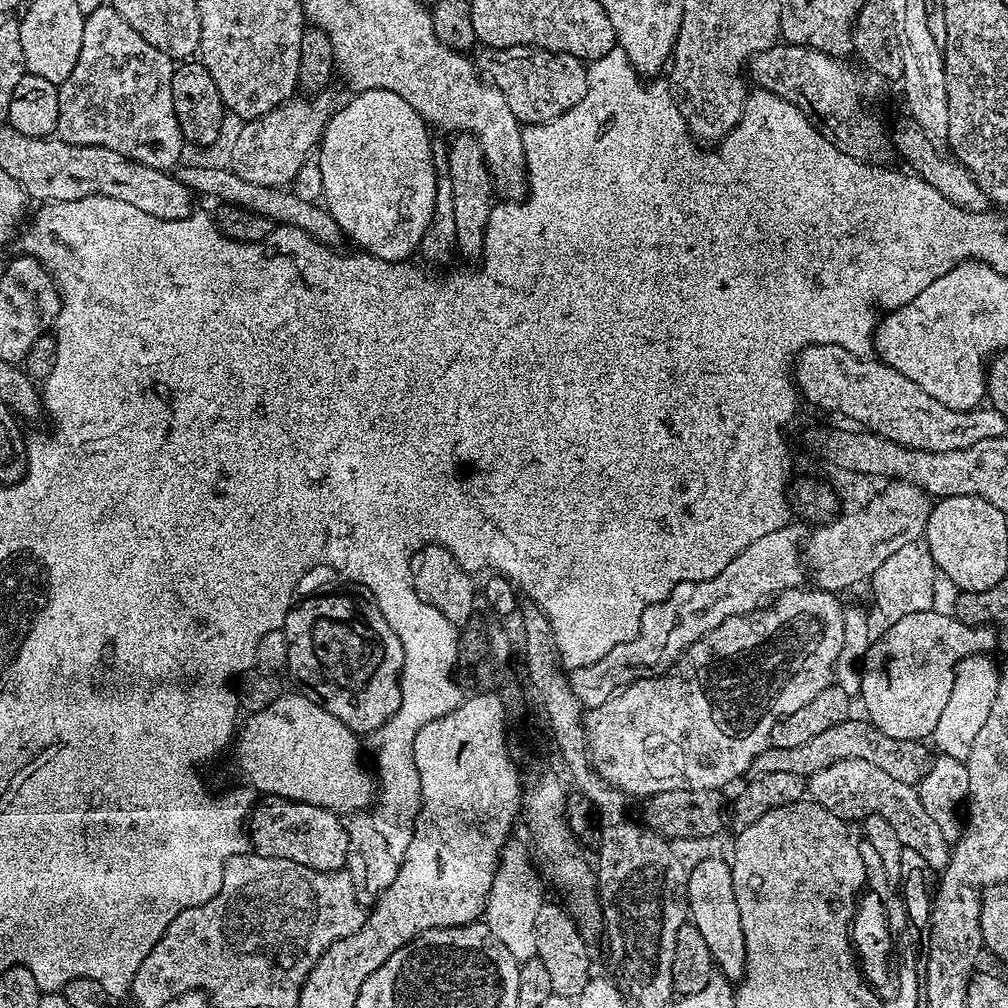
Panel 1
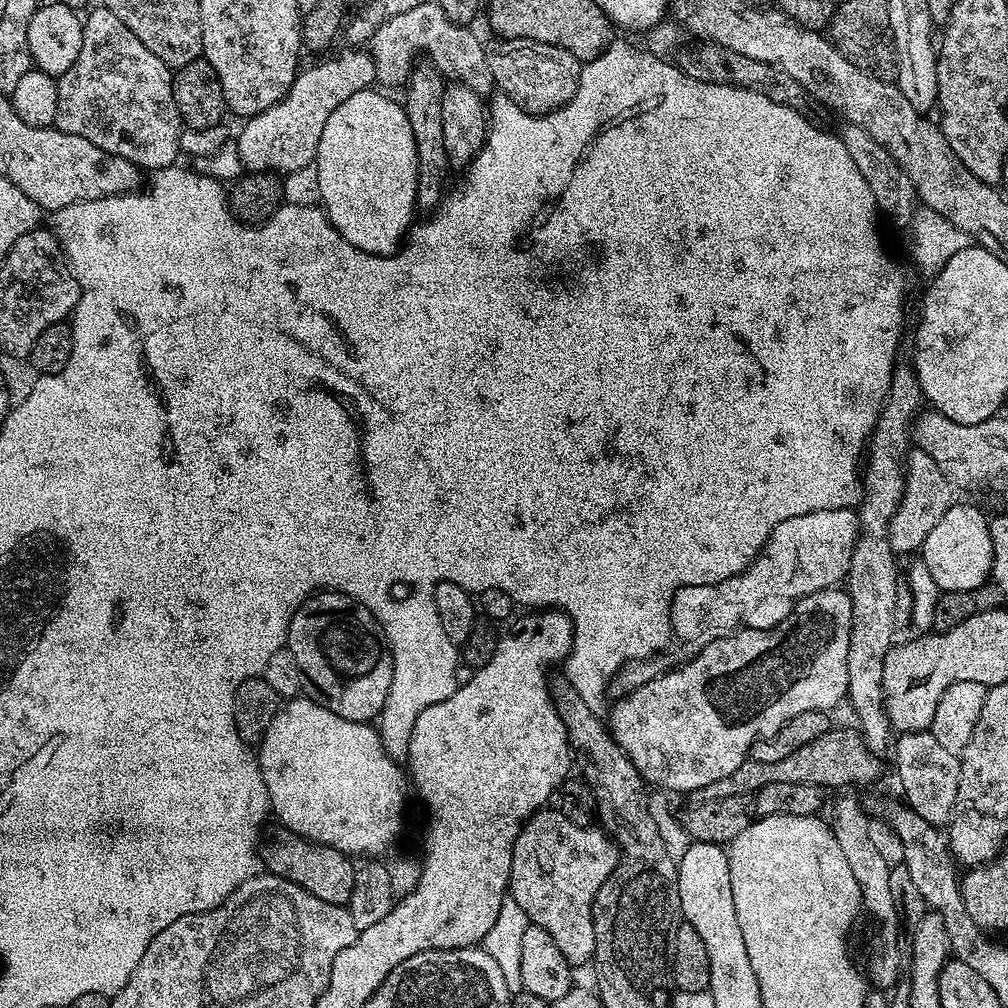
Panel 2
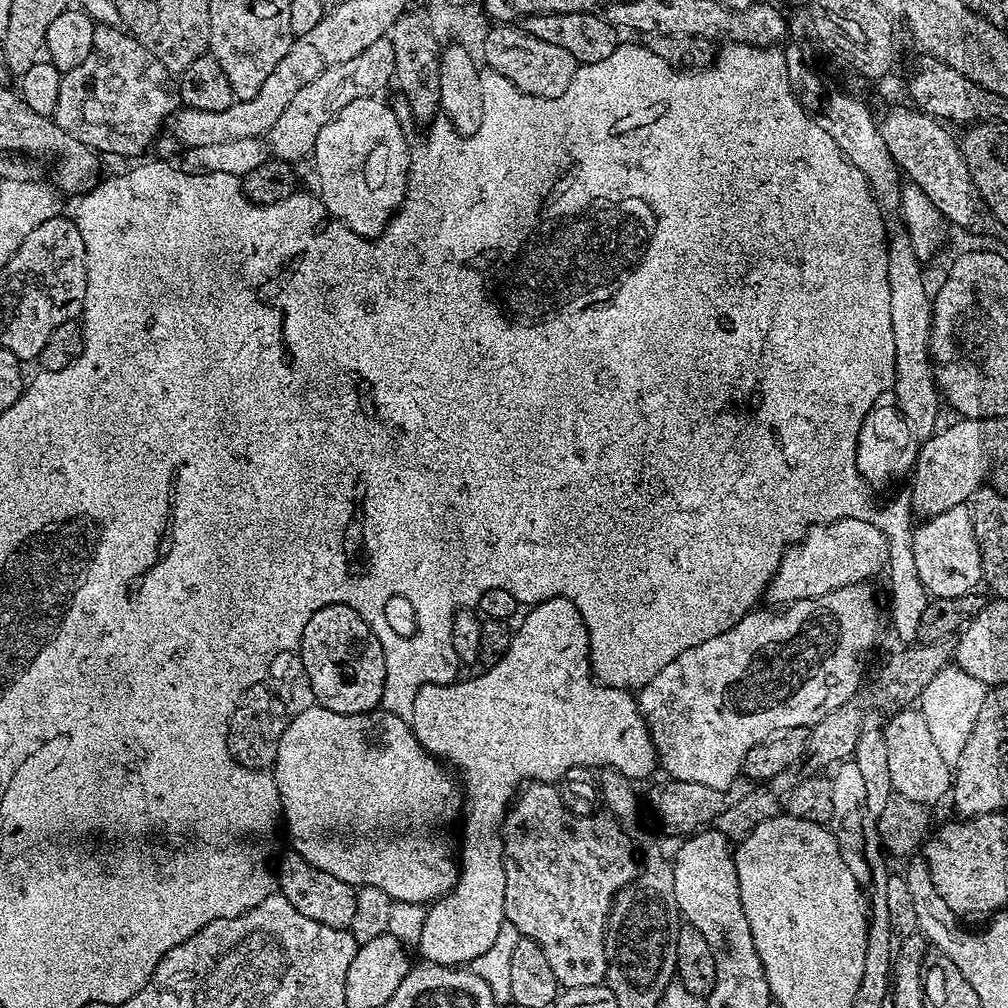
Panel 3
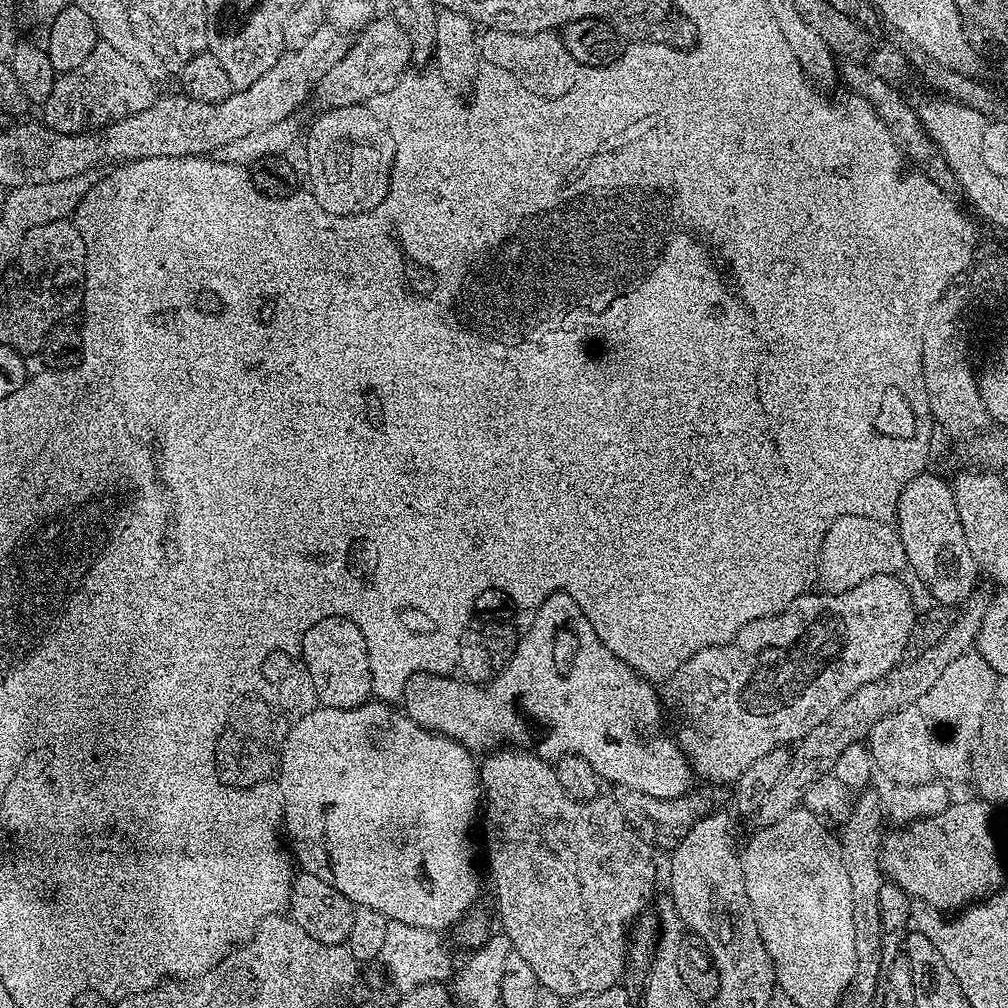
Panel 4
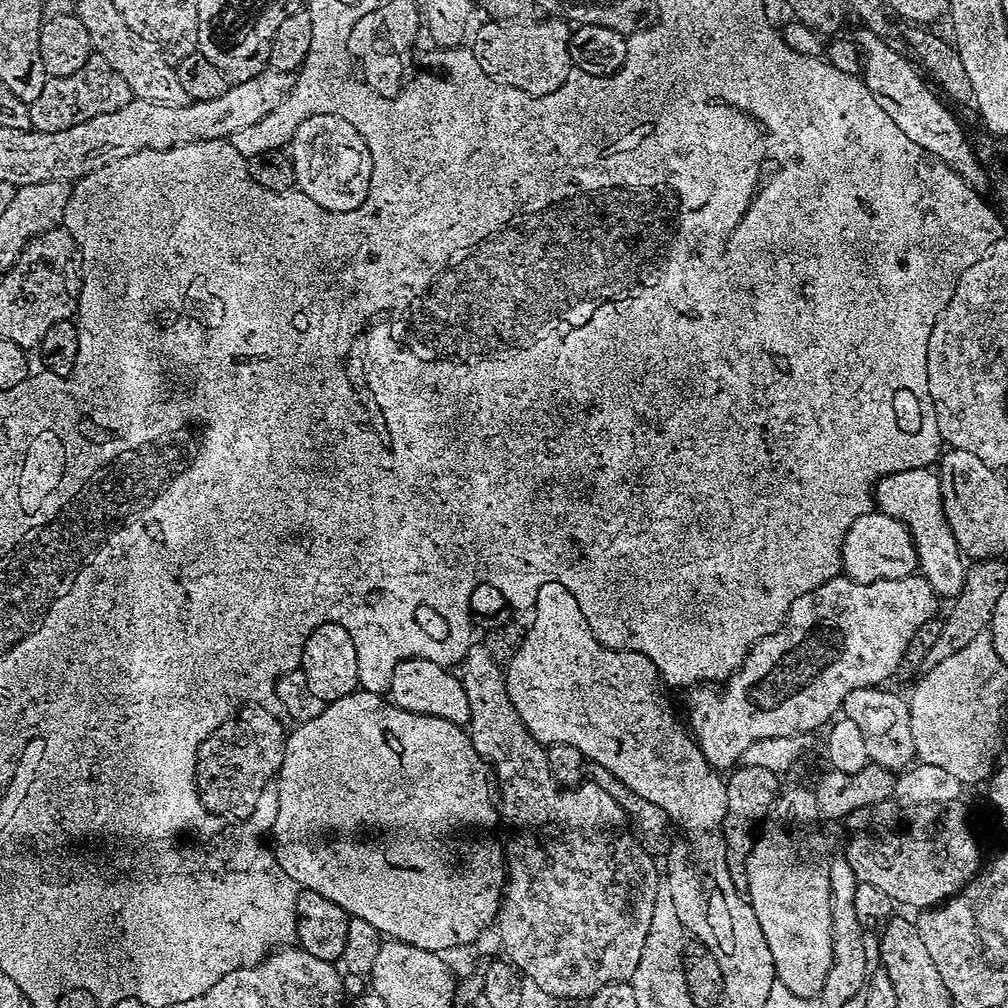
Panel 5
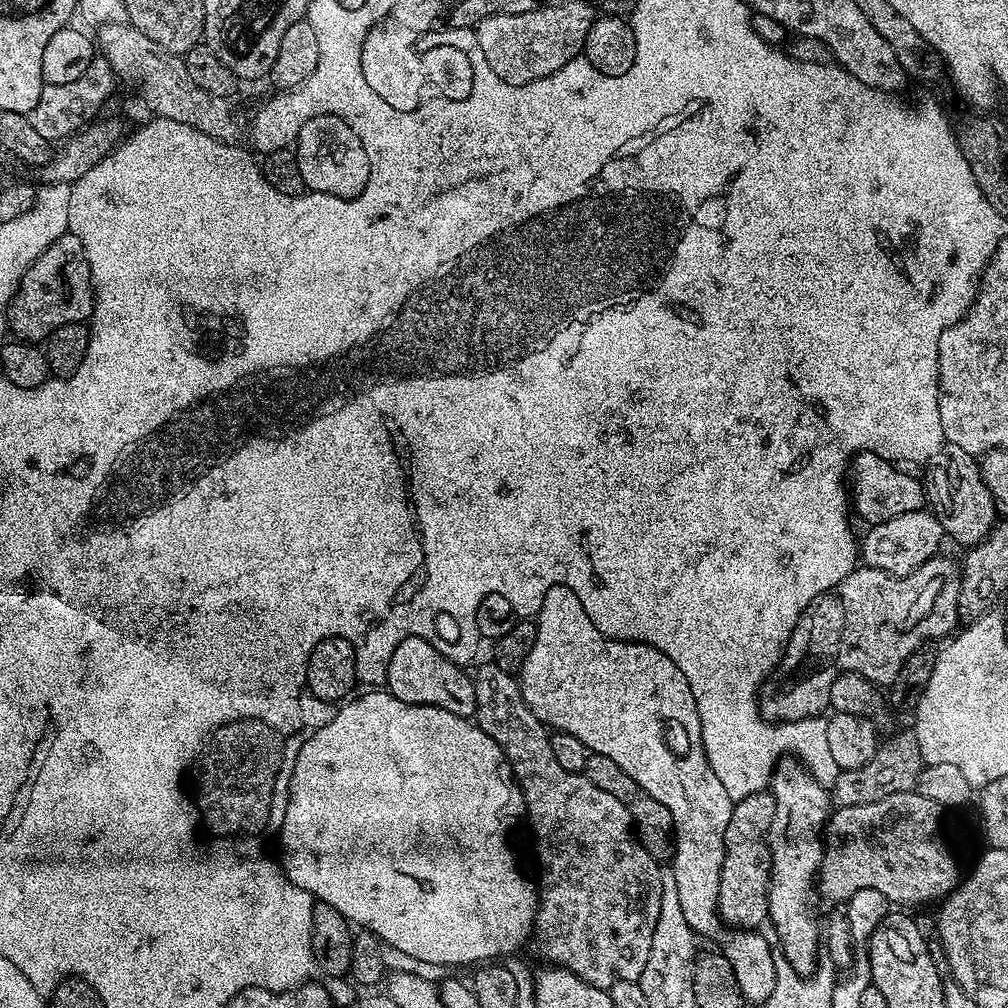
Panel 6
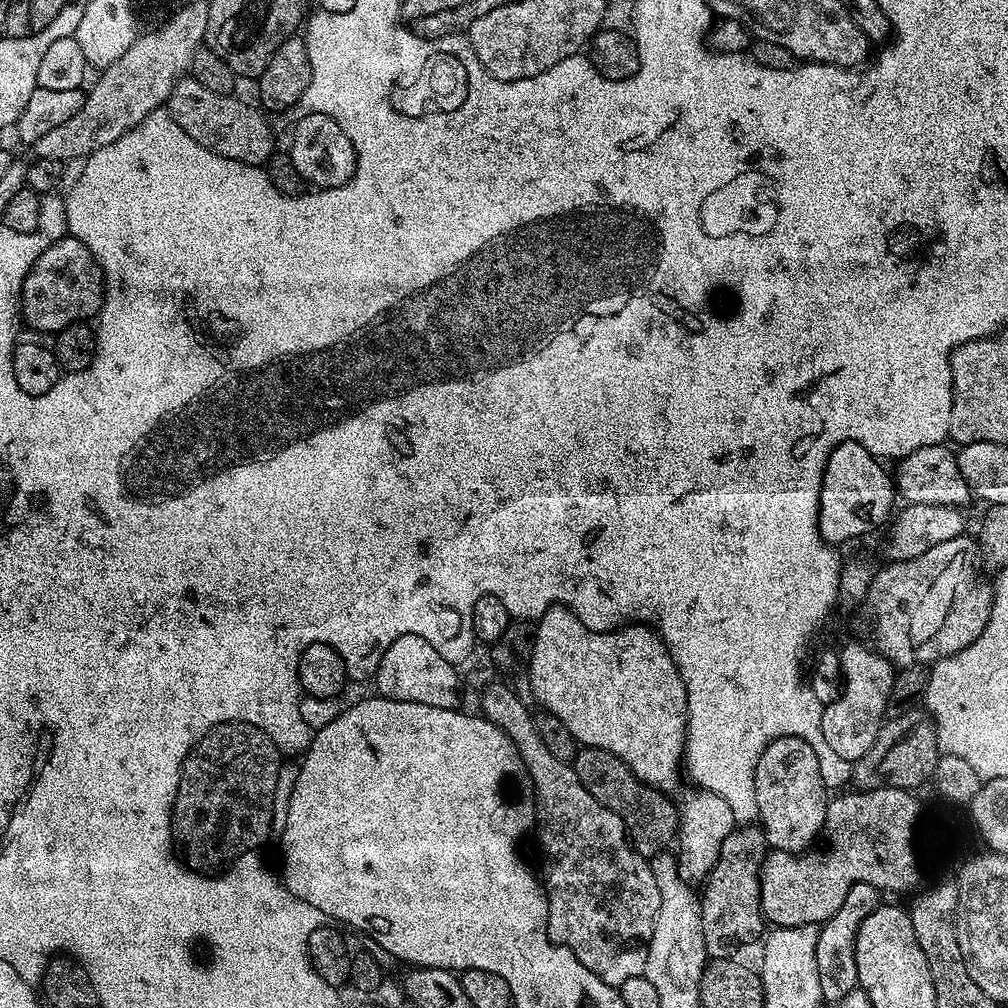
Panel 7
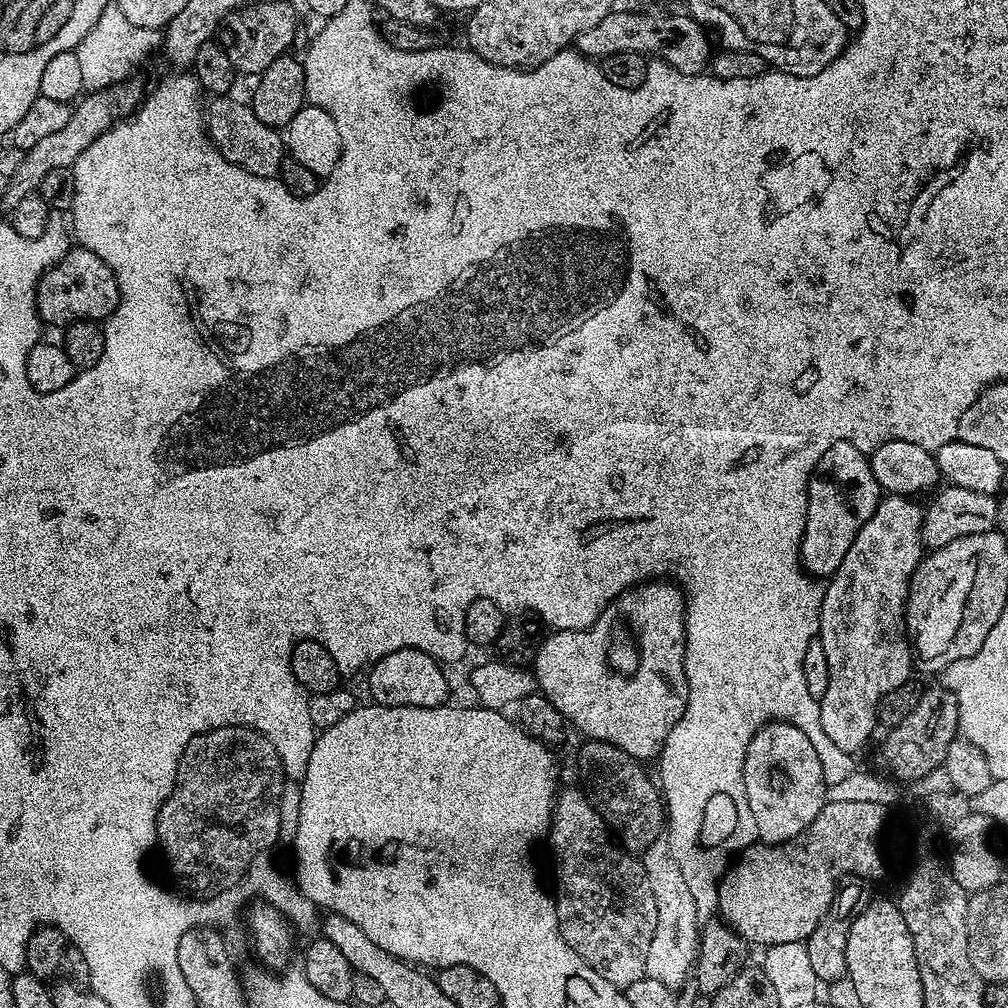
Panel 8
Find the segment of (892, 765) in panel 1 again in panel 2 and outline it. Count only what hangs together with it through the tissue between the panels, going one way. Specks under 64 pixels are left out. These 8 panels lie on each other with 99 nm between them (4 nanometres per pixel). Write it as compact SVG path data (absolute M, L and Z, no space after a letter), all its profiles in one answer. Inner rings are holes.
M855 727L835 728L830 728L816 739L801 743L790 755L780 760L746 758L732 774L690 792L689 801L702 805L706 801L725 800L727 797L746 798L755 795L762 786L770 782L790 782L792 785L810 784L830 788L830 786L852 784L857 776L866 780L878 777L882 770L880 758L870 750L862 748L862 737L859 731Z

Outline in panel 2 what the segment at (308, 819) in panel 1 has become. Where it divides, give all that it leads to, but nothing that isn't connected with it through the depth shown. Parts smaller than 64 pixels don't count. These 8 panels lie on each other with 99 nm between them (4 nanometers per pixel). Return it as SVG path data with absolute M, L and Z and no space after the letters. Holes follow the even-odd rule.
M283 826L277 829L272 840L265 839L258 849L263 867L271 875L281 876L302 886L310 894L314 894L314 898L322 898L322 902L347 905L354 890L355 863L345 853L330 846L313 844L311 840L304 840L299 834L290 832Z

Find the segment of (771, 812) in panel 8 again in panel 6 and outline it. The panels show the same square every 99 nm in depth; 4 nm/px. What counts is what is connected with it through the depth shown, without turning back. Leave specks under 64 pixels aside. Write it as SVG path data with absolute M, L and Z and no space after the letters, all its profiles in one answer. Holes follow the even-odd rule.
M795 758L781 759L772 774L770 788L777 800L777 814L769 830L772 874L767 919L776 927L783 957L807 977L813 974L822 956L822 924L816 921L816 900L820 864L824 861L821 833L825 831L830 815L830 792Z

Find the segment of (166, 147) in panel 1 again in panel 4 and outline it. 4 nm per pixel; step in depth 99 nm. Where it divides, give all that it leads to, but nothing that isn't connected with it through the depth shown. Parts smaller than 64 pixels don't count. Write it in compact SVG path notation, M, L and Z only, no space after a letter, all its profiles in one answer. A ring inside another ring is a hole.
M97 42L90 58L86 62L76 65L74 70L57 75L54 82L54 90L50 90L50 98L42 105L43 123L56 132L92 132L112 124L115 120L121 120L127 116L138 114L138 110L146 110L158 99L156 84L153 77L142 66L138 66L126 54L118 54L114 46Z

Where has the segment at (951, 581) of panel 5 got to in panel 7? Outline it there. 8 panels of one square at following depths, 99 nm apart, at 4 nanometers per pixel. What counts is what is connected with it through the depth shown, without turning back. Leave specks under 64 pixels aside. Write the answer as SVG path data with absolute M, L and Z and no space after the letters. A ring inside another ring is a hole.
M856 440L842 442L830 454L824 467L820 491L820 534L829 545L841 546L840 544L846 543L847 540L856 540L859 536L874 531L879 524L889 523L893 515L892 507L898 504L898 493L890 472L887 472L876 460L879 459L874 453Z

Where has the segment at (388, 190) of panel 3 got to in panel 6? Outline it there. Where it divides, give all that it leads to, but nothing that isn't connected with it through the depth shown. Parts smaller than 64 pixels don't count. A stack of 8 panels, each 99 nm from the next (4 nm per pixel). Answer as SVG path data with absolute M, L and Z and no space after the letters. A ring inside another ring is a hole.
M337 116L314 117L306 122L295 140L294 151L305 189L351 200L366 186L370 174L366 150L358 134Z

